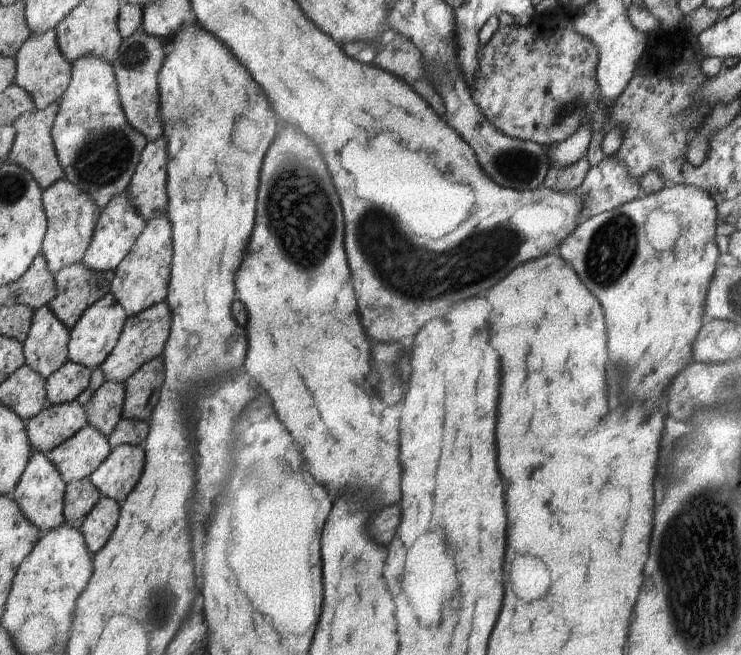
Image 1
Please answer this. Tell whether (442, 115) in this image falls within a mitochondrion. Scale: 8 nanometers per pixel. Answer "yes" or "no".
no

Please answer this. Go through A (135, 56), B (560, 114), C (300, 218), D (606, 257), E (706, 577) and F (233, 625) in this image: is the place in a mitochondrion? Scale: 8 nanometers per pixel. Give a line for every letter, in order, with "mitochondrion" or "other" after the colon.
A: mitochondrion
B: mitochondrion
C: mitochondrion
D: mitochondrion
E: mitochondrion
F: other

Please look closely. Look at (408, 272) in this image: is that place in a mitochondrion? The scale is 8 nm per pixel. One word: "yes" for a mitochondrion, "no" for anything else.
yes

